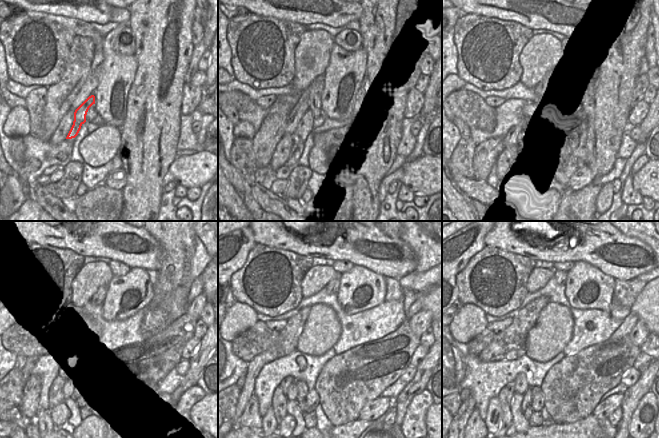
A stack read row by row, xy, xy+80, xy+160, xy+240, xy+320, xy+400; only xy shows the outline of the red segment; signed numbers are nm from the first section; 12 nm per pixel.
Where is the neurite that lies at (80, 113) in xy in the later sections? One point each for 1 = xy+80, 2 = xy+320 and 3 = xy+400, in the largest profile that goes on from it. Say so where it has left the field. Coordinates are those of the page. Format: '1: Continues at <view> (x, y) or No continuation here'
1: Continues at xy+80 (305, 126)
2: Continues at xy+320 (302, 387)
3: Continues at xy+400 (526, 402).

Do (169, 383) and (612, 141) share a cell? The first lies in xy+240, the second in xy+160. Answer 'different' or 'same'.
different

